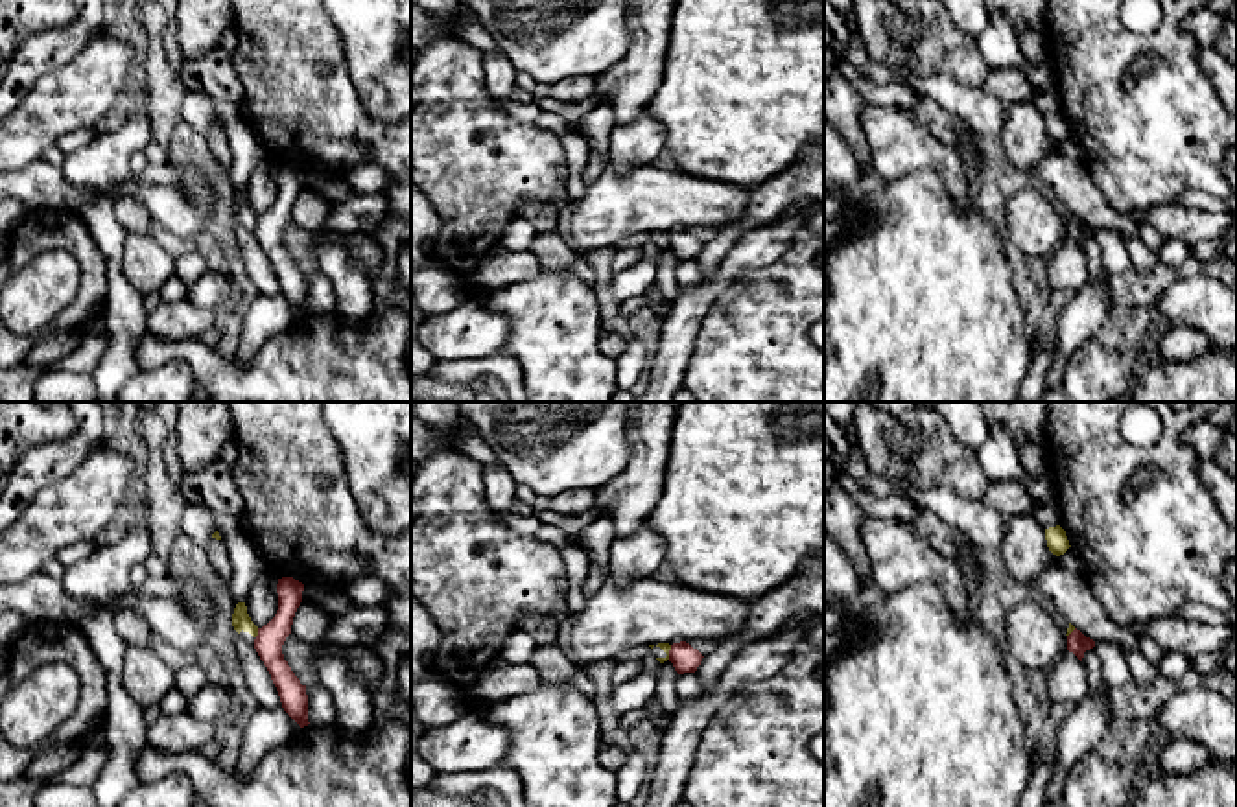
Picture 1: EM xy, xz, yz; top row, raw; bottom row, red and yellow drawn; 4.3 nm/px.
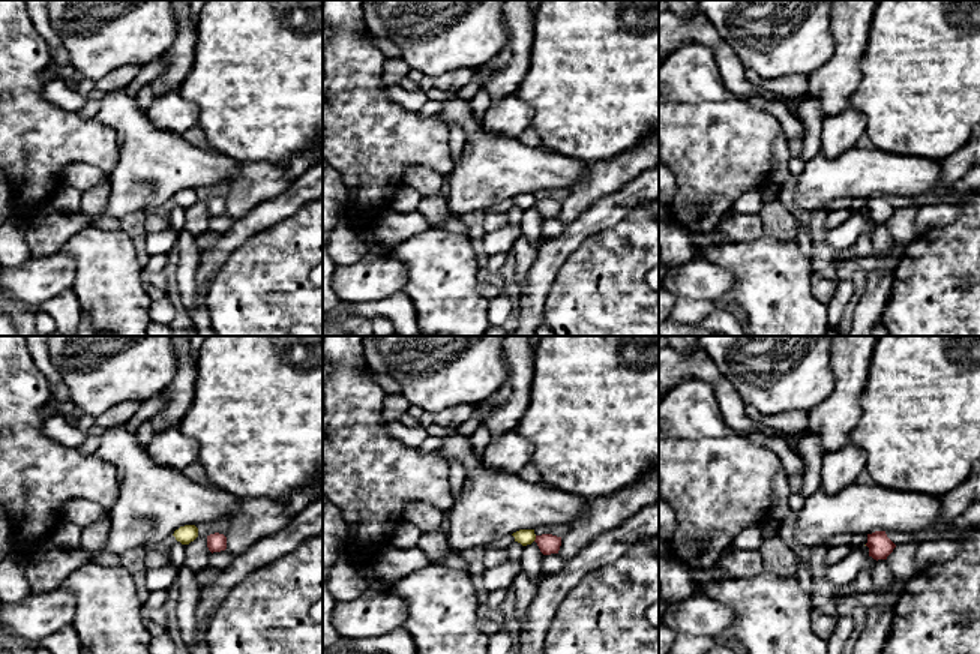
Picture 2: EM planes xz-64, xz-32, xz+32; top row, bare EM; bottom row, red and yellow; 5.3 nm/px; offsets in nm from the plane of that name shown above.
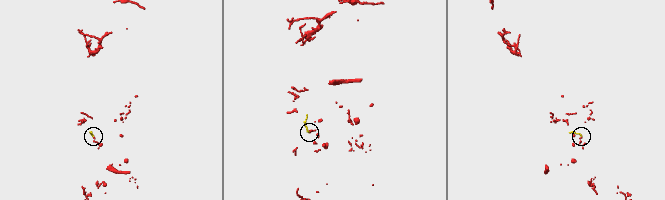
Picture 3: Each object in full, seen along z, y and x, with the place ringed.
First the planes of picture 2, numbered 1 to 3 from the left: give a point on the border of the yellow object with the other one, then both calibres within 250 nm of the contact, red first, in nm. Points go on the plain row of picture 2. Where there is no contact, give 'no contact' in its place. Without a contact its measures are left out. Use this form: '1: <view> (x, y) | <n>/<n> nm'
1: no contact
2: xz-32 (536, 203) | 110/80 nm
3: no contact

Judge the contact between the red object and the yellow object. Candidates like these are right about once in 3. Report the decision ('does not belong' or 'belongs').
does not belong

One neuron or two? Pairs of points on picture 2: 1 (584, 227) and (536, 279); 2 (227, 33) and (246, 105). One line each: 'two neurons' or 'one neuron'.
1: one neuron
2: one neuron

